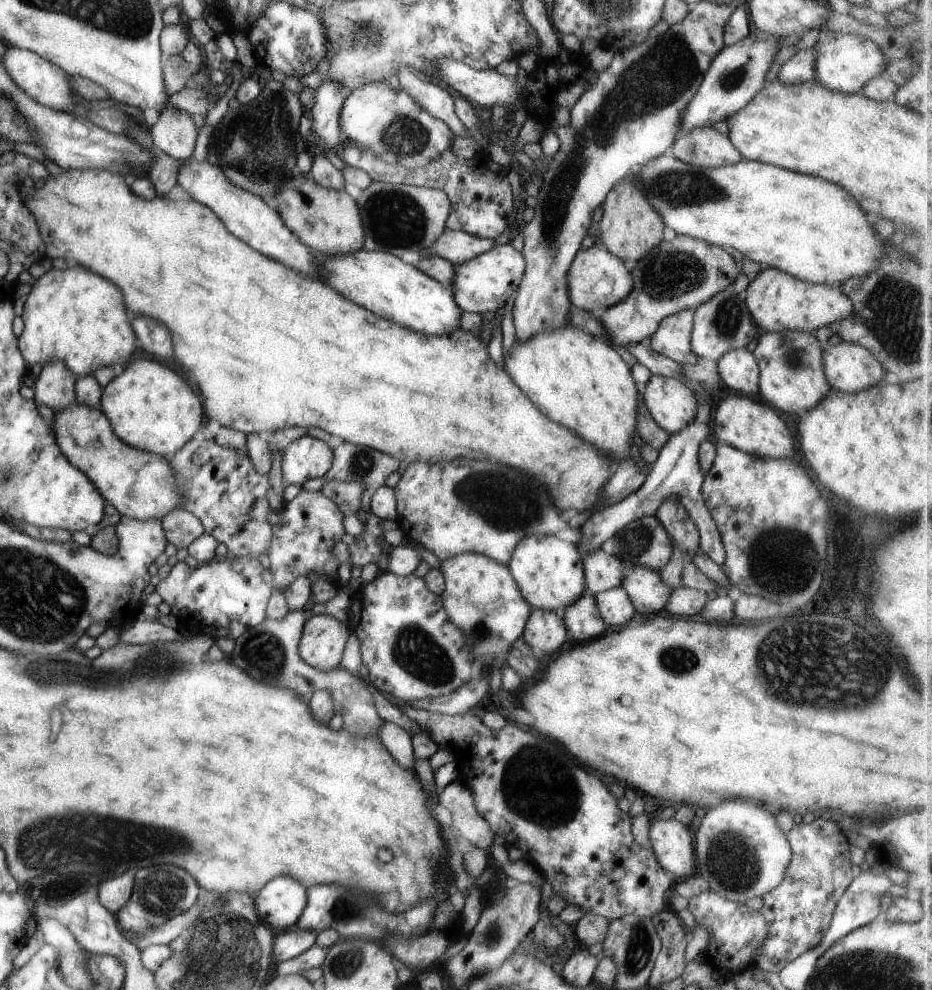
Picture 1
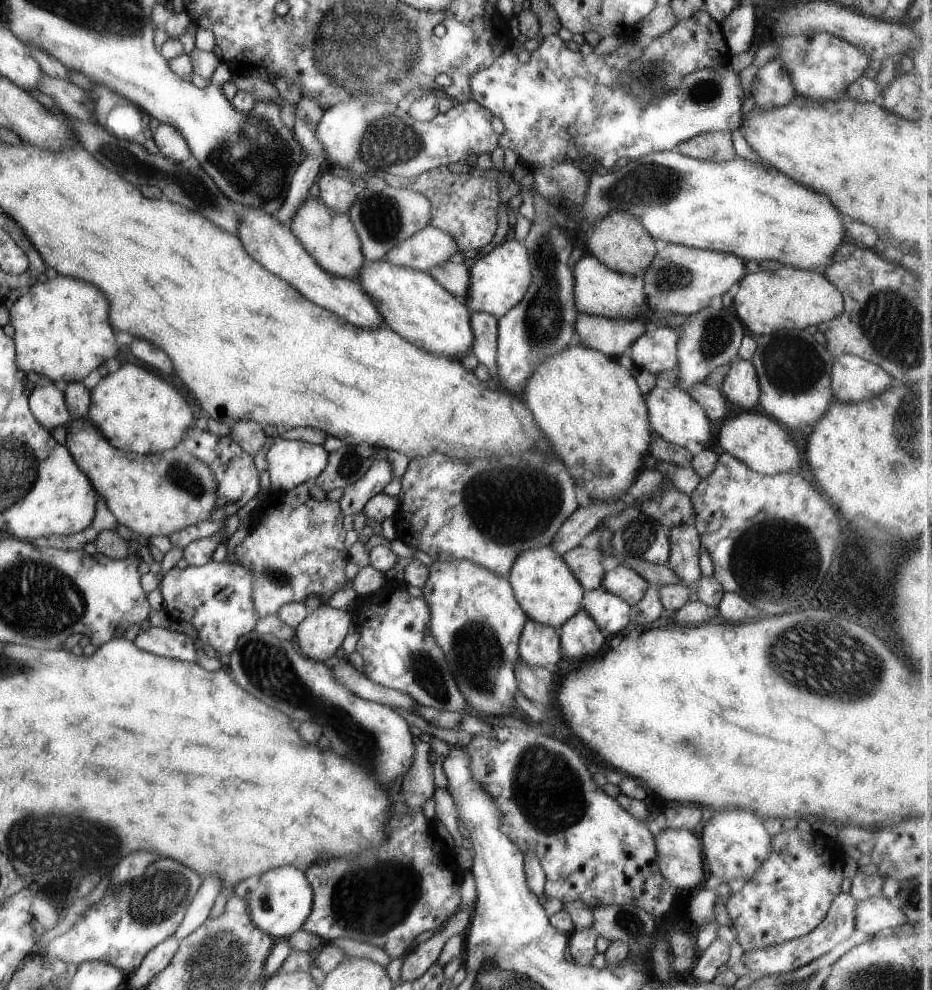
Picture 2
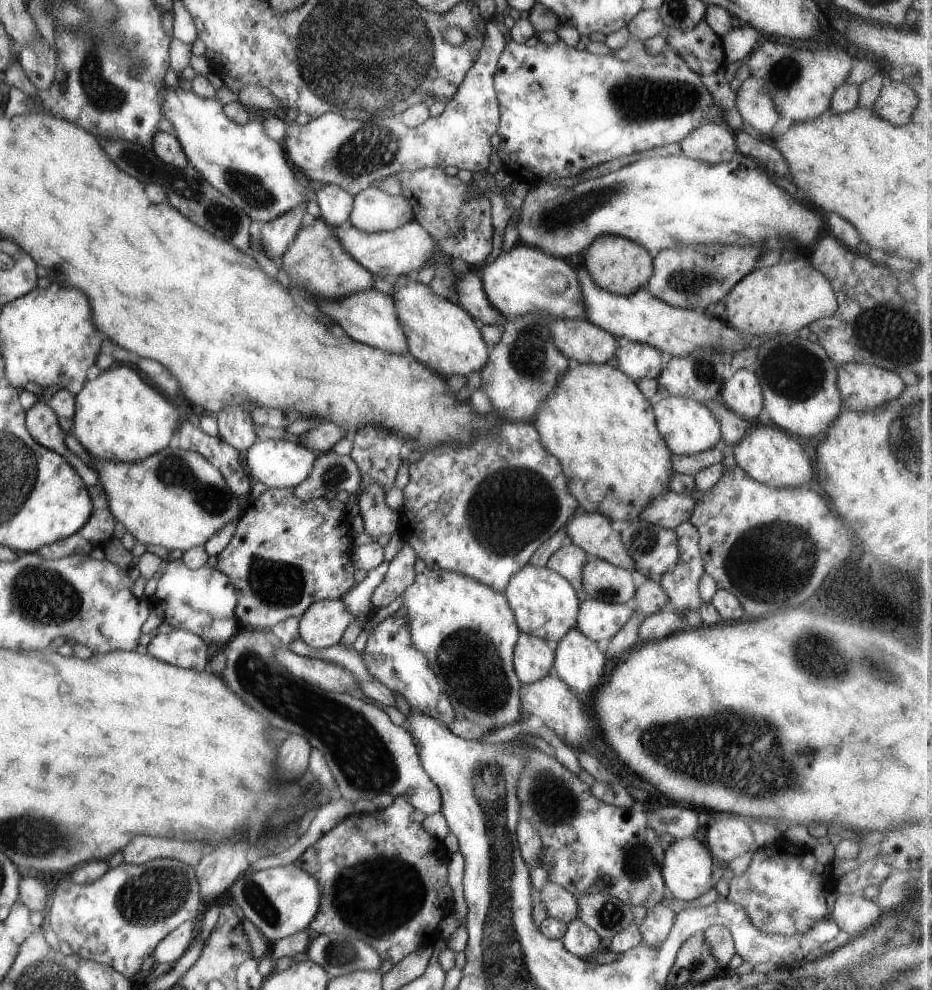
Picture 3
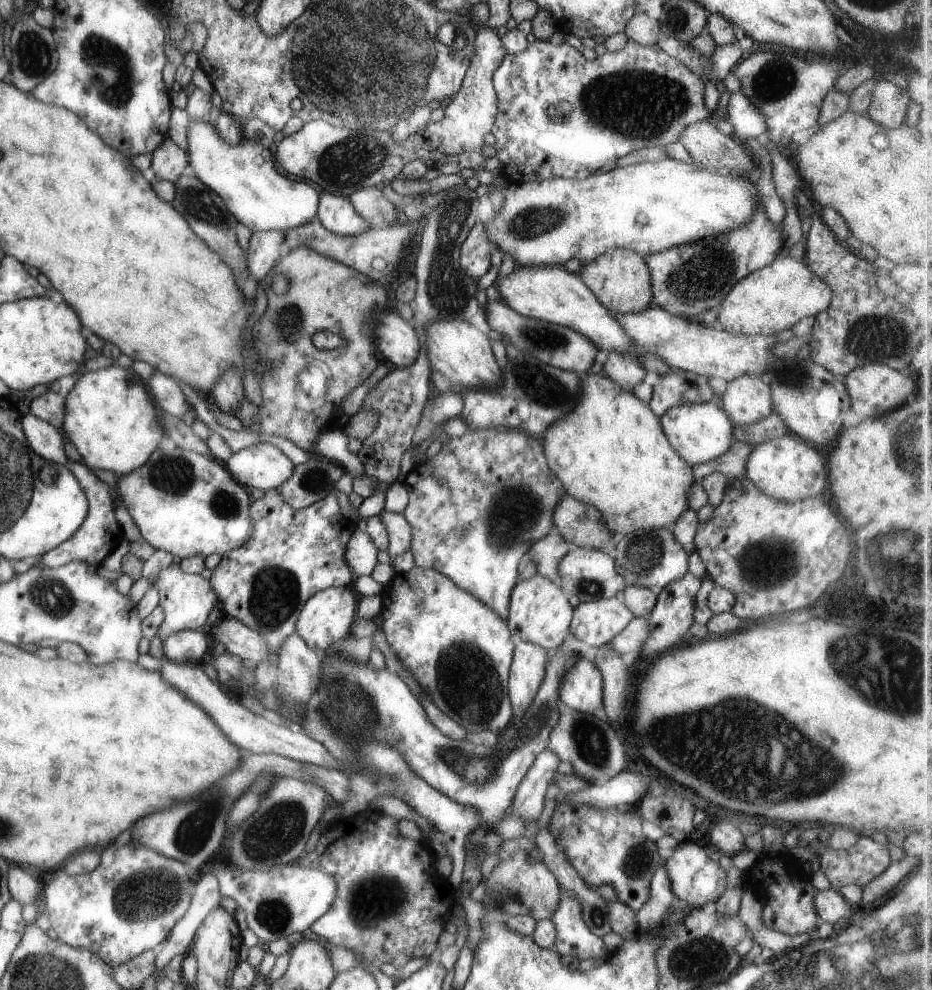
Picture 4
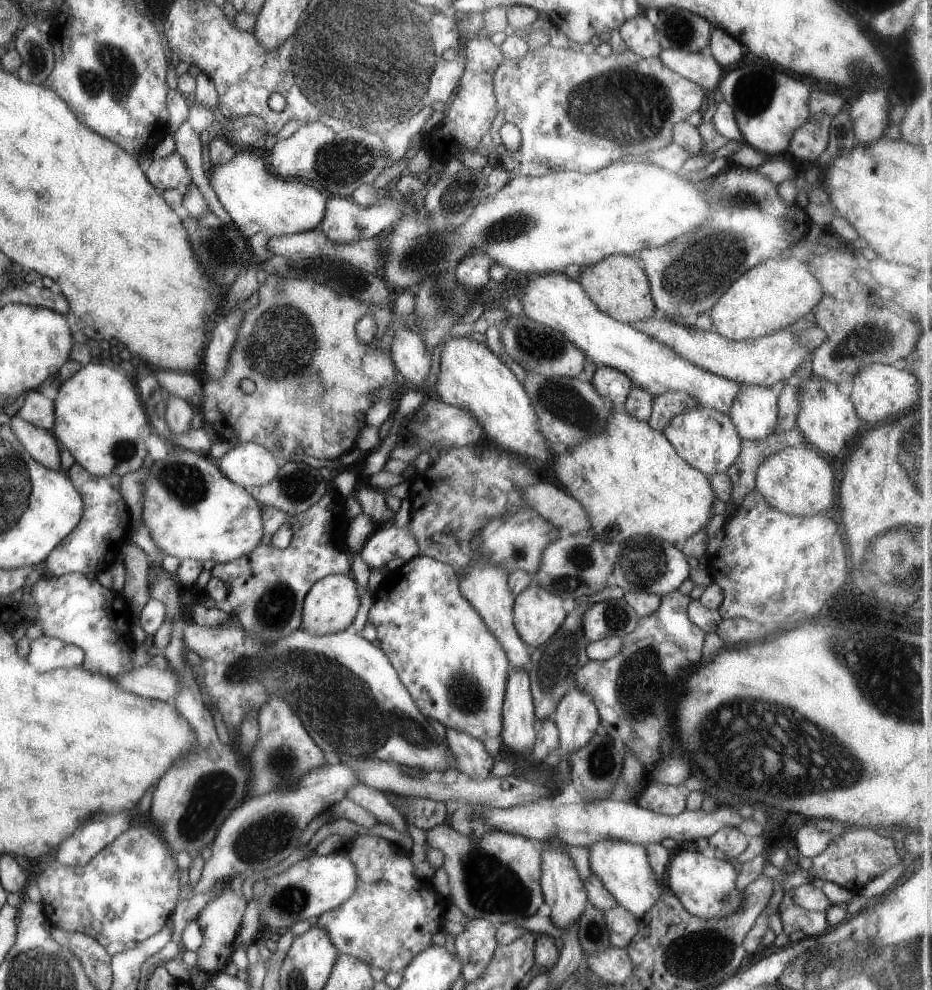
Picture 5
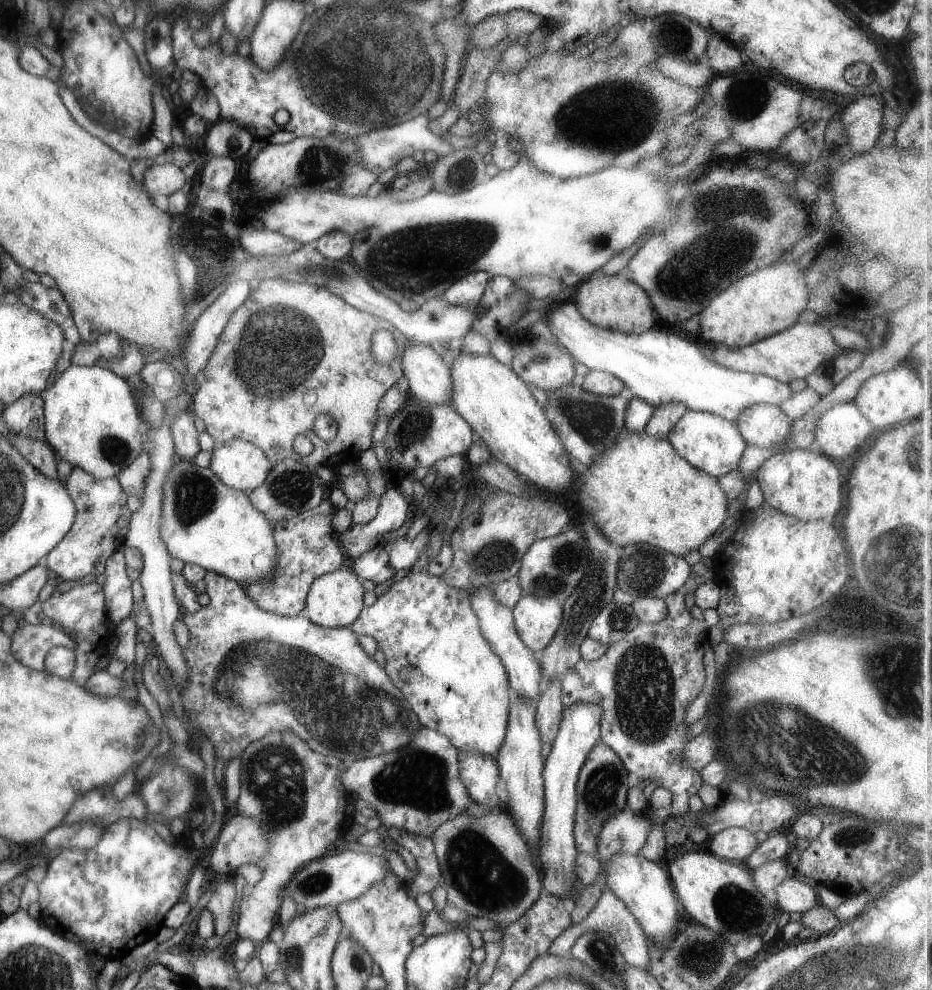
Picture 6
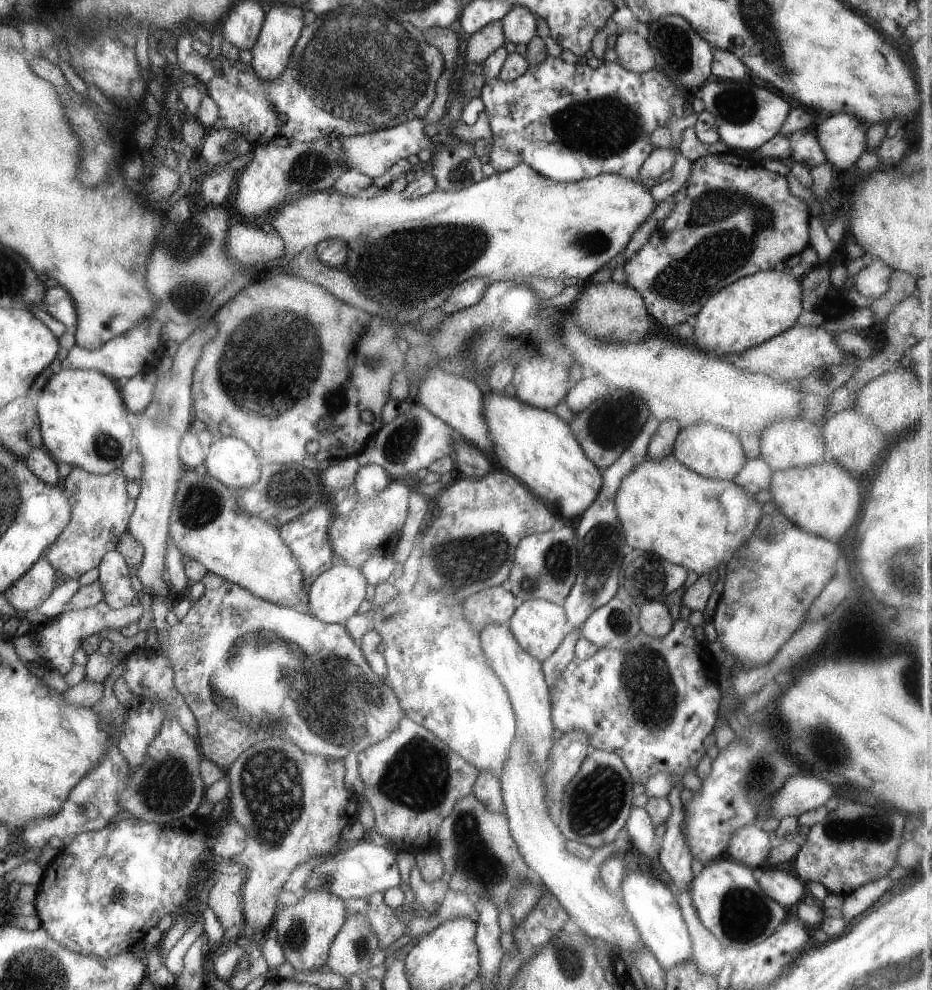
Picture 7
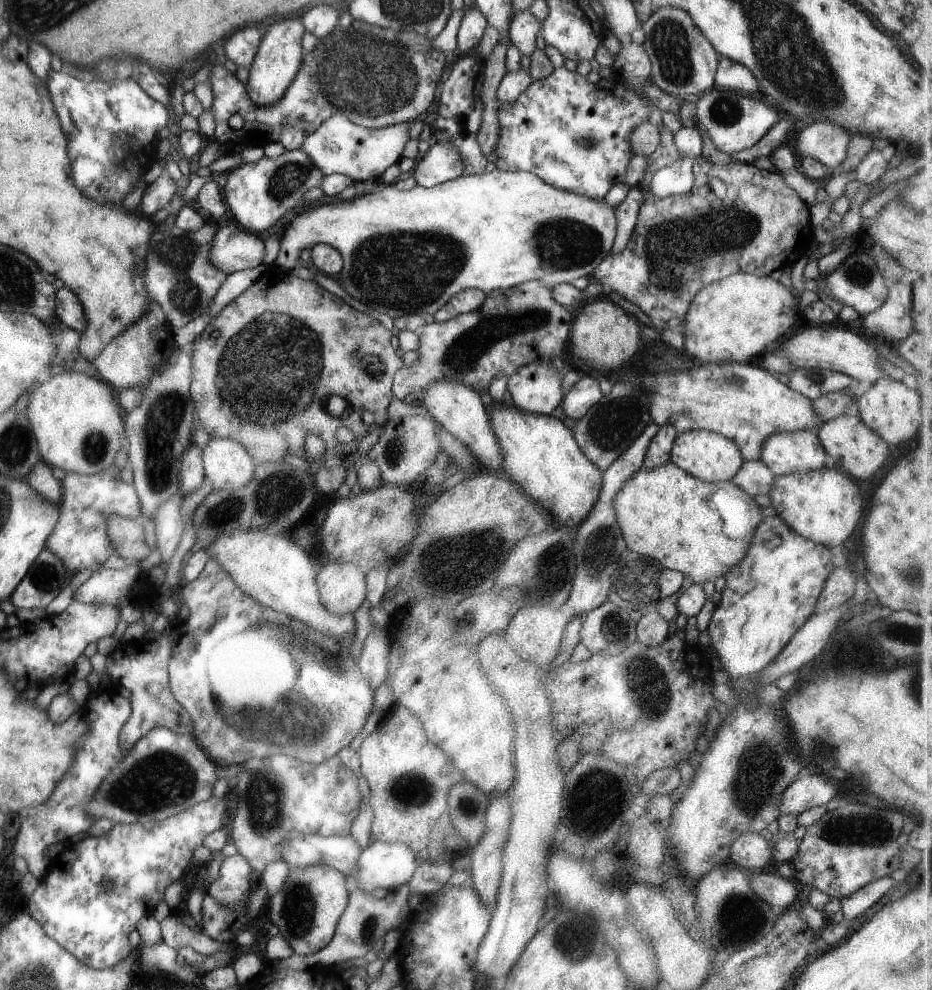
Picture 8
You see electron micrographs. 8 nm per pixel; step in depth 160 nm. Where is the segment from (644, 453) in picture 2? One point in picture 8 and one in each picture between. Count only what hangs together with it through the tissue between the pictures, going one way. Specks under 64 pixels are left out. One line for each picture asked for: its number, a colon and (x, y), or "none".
3: (597, 415)
4: (611, 453)
5: (631, 481)
6: (641, 491)
7: (663, 508)
8: (701, 529)

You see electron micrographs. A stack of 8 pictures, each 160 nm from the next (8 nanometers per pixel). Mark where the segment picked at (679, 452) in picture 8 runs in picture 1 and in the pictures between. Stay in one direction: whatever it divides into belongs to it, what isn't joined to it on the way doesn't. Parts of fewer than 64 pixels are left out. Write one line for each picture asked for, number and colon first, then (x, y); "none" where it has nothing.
1: (673, 404)
2: (674, 414)
3: (688, 427)
4: (701, 432)
5: (707, 439)
6: (709, 443)
7: (713, 452)

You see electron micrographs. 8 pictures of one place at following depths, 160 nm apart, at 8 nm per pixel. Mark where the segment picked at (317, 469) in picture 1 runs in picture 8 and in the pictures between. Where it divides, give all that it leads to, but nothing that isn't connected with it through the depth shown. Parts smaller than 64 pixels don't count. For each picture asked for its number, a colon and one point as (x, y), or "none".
2: (290, 463)
3: (278, 463)
4: (263, 466)
5: (250, 465)
6: (238, 464)
7: (230, 461)
8: (228, 465)

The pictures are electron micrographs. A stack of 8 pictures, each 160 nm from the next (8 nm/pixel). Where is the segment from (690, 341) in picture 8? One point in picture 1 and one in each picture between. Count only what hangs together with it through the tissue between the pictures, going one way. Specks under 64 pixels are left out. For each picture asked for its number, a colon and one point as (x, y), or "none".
1: (777, 301)
2: (791, 298)
3: (782, 298)
4: (774, 298)
5: (773, 295)
6: (770, 300)
7: (753, 309)

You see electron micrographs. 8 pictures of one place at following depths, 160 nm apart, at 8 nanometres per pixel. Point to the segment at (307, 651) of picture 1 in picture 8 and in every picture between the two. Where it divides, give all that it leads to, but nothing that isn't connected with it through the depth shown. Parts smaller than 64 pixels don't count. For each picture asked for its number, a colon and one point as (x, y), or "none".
2: (322, 632)
3: (322, 625)
4: (327, 617)
5: (331, 605)
6: (335, 599)
7: (336, 594)
8: (342, 588)

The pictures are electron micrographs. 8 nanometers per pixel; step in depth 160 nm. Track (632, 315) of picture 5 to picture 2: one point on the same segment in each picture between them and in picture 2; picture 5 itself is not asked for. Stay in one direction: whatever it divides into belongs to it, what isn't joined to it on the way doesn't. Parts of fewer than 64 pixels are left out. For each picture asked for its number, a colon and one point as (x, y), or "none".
2: (620, 241)
3: (617, 264)
4: (620, 279)

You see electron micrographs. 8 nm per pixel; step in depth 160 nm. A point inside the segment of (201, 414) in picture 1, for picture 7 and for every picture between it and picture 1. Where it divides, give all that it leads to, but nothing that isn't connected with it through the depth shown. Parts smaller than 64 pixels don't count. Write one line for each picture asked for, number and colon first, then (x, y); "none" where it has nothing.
2: (138, 412)
3: (118, 416)
4: (109, 417)
5: (99, 417)
6: (91, 415)
7: (81, 413)

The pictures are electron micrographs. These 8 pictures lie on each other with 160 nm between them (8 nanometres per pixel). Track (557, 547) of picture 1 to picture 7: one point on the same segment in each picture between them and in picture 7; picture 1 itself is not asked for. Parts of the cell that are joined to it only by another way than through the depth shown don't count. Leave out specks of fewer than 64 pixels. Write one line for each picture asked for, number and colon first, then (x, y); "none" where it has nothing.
2: (547, 590)
3: (545, 604)
4: (540, 613)
5: (537, 613)
6: (537, 619)
7: (539, 625)

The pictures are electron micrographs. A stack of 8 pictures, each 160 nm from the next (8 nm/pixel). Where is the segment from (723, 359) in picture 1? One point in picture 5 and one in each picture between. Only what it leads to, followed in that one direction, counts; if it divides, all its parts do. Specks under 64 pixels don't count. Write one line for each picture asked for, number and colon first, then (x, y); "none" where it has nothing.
2: (740, 386)
3: (742, 393)
4: (747, 399)
5: (755, 411)

